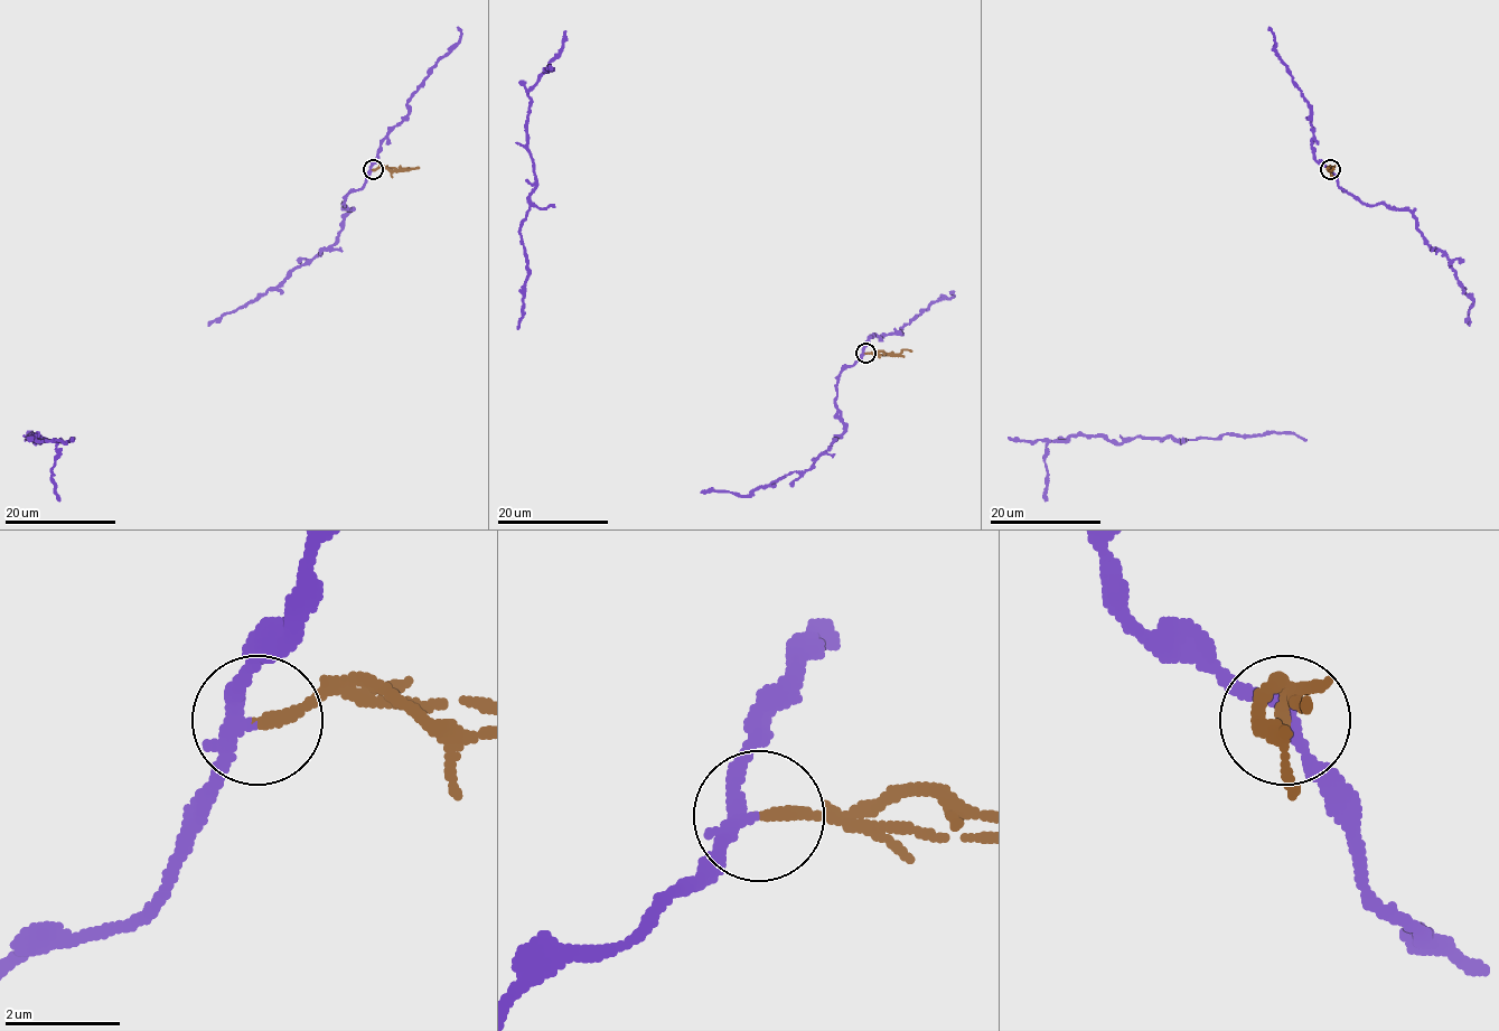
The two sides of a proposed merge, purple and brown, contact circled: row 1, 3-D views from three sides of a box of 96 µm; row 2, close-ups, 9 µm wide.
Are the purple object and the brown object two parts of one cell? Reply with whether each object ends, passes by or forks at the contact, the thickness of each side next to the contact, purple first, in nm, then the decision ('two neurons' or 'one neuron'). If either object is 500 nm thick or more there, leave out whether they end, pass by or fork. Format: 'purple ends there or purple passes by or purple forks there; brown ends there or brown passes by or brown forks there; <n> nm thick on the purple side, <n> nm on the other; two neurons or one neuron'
purple passes by; brown ends there; 220 nm thick on the purple side, 200 nm on the other; two neurons

